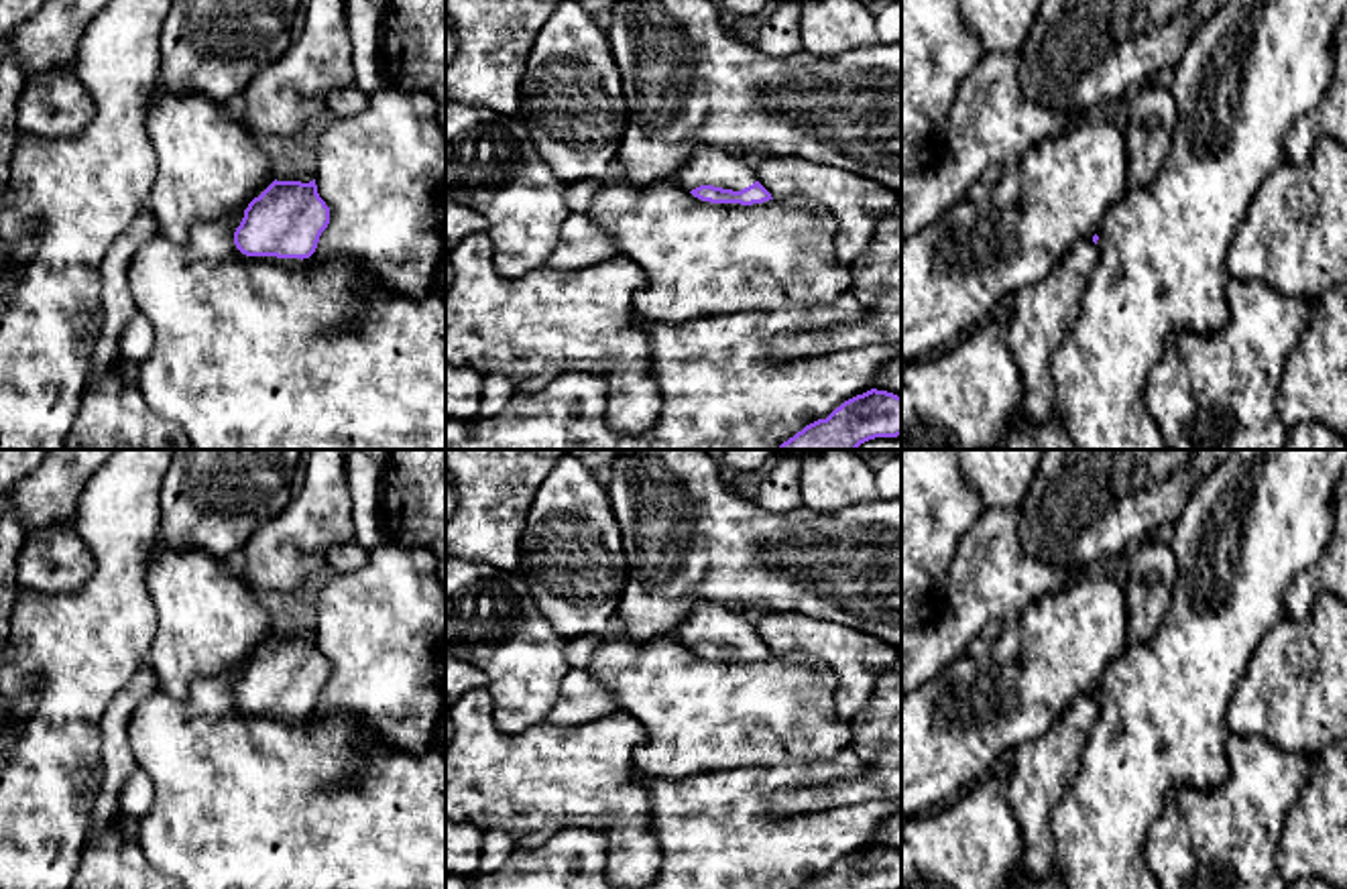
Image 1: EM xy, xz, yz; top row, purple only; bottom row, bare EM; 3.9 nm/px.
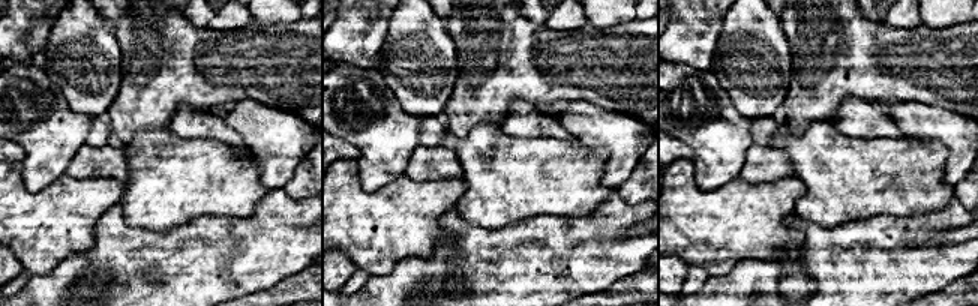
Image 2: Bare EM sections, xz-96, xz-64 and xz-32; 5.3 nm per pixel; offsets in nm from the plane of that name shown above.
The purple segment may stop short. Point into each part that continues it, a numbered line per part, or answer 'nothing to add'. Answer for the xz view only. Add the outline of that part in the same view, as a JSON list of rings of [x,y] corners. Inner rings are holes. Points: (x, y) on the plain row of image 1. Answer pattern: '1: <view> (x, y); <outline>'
1: xz (709, 621); [[[702,600],[667,637],[688,647],[700,641],[741,647],[753,641],[757,633],[751,614],[739,608]]]

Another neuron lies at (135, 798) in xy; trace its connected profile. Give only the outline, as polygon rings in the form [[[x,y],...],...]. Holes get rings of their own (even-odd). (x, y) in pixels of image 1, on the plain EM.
[[[134,769],[122,783],[118,797],[118,808],[122,814],[142,818],[142,814],[153,806],[153,785],[151,779]]]

